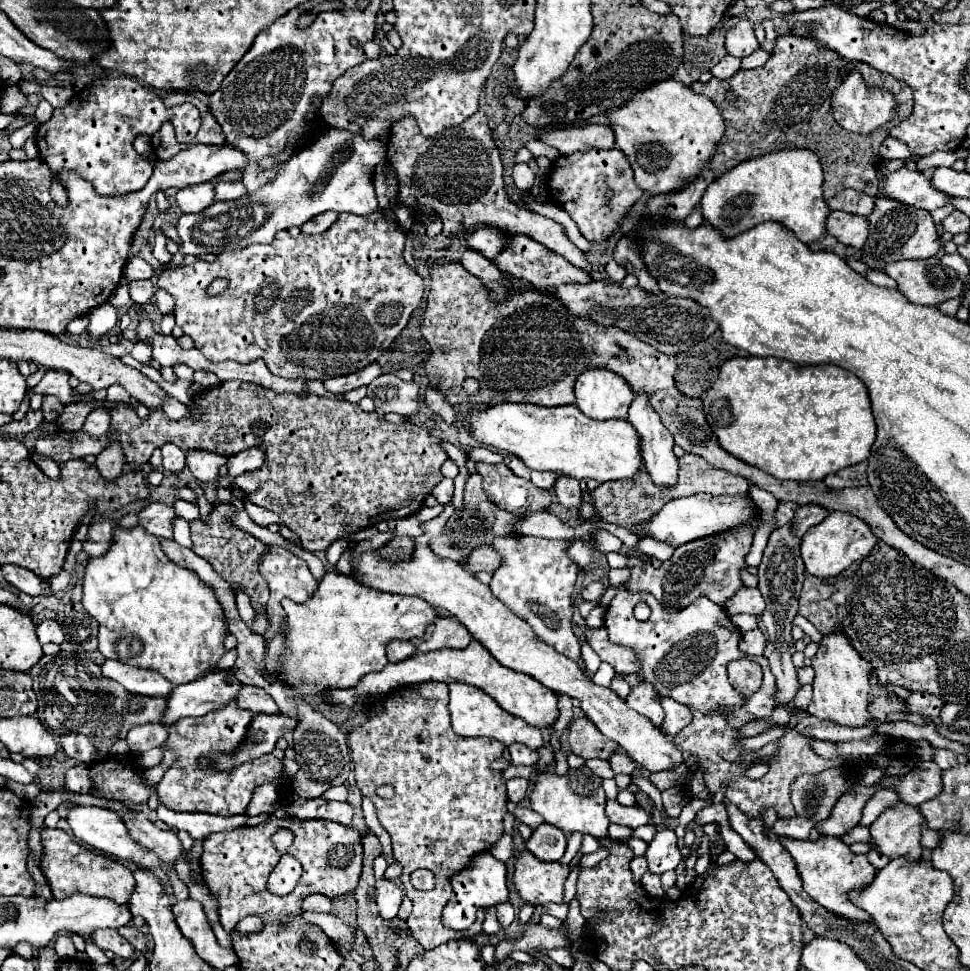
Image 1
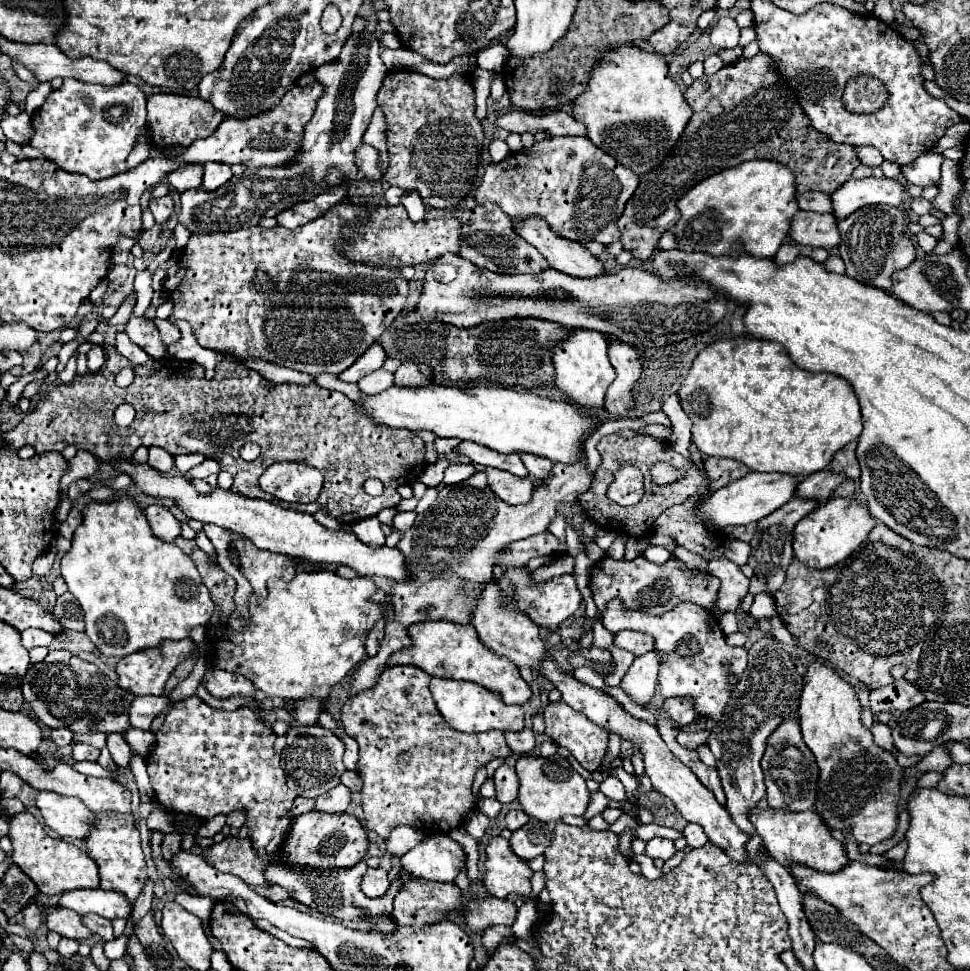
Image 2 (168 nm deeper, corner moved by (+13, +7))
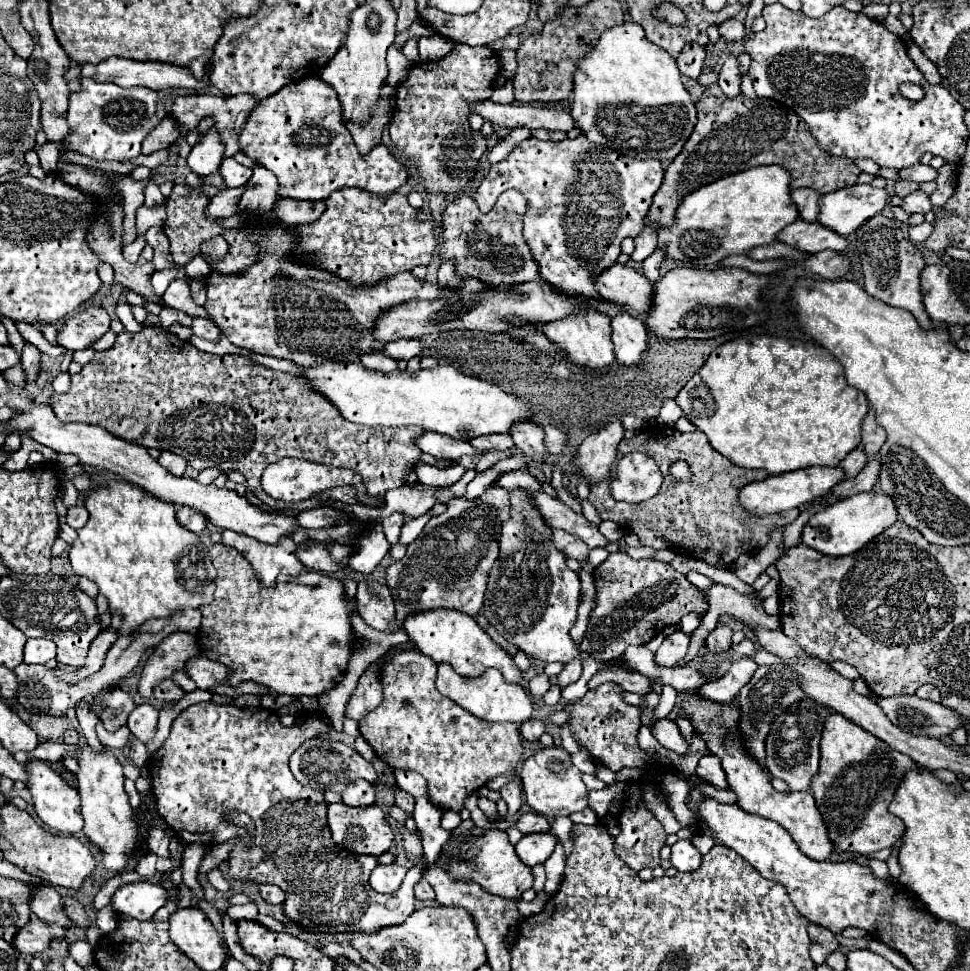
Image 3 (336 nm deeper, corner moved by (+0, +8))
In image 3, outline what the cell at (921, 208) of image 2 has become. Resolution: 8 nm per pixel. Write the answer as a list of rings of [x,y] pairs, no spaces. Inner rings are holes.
[[[913,191],[913,193],[909,193],[907,197],[903,197],[901,209],[907,211],[907,213],[927,213],[927,211],[933,209],[933,205],[931,205],[927,193],[923,193],[923,191]]]

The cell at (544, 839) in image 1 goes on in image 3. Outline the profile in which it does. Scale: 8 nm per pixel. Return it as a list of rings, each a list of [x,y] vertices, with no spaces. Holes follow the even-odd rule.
[[[551,833],[523,835],[523,839],[515,845],[515,853],[525,865],[533,867],[533,865],[545,863],[551,857],[555,843],[557,843],[557,839]]]

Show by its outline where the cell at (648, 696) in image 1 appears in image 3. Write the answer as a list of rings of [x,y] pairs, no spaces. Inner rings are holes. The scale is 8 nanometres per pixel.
[[[675,631],[673,635],[665,637],[663,645],[661,645],[659,651],[655,653],[655,661],[657,661],[661,667],[673,667],[679,659],[685,657],[687,647],[689,647],[689,641],[691,641],[691,635],[681,633],[681,631]]]

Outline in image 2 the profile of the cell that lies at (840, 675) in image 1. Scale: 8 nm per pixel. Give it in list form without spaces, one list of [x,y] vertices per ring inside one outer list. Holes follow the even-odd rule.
[[[818,660],[806,666],[798,716],[800,716],[802,738],[806,746],[812,750],[812,754],[816,756],[816,762],[820,766],[820,780],[818,780],[820,790],[818,790],[818,800],[814,808],[826,820],[828,828],[840,828],[840,830],[852,828],[852,834],[858,842],[874,846],[878,842],[894,838],[896,834],[902,766],[898,766],[896,758],[890,752],[886,752],[884,748],[872,742],[870,730],[862,728],[860,712],[862,712],[862,704],[856,696],[856,688],[852,688],[852,684],[844,680],[836,668],[826,666]]]

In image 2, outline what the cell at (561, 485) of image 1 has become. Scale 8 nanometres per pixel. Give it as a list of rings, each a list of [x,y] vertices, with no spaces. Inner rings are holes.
[[[522,454],[520,458],[522,458],[524,466],[528,468],[528,472],[530,472],[536,480],[544,482],[544,480],[550,476],[552,462],[550,462],[548,458],[540,458],[540,456],[534,456],[534,454]]]

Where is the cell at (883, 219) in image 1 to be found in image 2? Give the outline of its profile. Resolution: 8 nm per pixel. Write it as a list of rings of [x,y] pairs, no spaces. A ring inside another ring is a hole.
[[[866,206],[856,210],[840,222],[840,230],[840,258],[846,264],[846,274],[862,284],[890,290],[890,276],[916,260],[916,248],[906,234],[906,214],[896,206]]]

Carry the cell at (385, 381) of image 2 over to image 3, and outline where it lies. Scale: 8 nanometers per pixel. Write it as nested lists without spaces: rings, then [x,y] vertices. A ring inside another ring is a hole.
[[[375,349],[371,353],[363,353],[361,363],[371,369],[371,371],[381,371],[381,373],[391,373],[397,369],[397,363],[393,357],[389,357],[383,349]]]

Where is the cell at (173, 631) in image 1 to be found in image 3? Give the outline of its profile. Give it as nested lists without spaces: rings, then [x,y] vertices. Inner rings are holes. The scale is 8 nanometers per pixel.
[[[107,481],[87,495],[85,509],[89,511],[89,521],[77,531],[77,539],[69,549],[69,561],[77,575],[89,577],[99,585],[99,593],[107,597],[113,613],[111,627],[117,629],[119,635],[129,635],[131,629],[139,627],[147,619],[167,617],[183,607],[201,607],[211,603],[217,571],[199,535],[179,525],[173,503],[153,497],[133,483]]]

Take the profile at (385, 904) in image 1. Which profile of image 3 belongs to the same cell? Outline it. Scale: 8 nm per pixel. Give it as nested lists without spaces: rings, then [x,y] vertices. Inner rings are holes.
[[[377,865],[369,877],[369,885],[377,893],[393,893],[399,889],[407,869],[399,865]]]

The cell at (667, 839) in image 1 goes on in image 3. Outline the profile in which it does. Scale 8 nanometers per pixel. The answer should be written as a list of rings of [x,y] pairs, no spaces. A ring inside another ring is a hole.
[[[677,841],[673,847],[673,853],[671,853],[671,865],[685,873],[685,871],[695,871],[699,869],[701,865],[701,853],[693,847],[691,841]]]

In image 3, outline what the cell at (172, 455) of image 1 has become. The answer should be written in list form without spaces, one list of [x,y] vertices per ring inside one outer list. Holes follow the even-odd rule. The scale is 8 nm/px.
[[[163,451],[161,457],[157,459],[159,465],[163,465],[169,473],[173,473],[175,477],[181,477],[185,473],[185,467],[187,467],[187,461],[175,453],[169,453],[169,451]]]

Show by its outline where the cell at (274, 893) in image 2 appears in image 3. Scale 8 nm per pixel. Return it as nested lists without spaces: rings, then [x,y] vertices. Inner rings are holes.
[[[259,885],[259,895],[267,901],[267,903],[271,903],[271,905],[279,905],[279,903],[283,903],[283,899],[285,899],[285,893],[277,887],[277,885]]]

